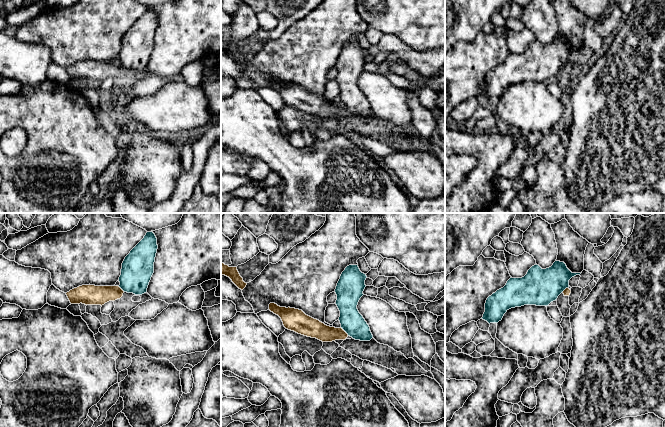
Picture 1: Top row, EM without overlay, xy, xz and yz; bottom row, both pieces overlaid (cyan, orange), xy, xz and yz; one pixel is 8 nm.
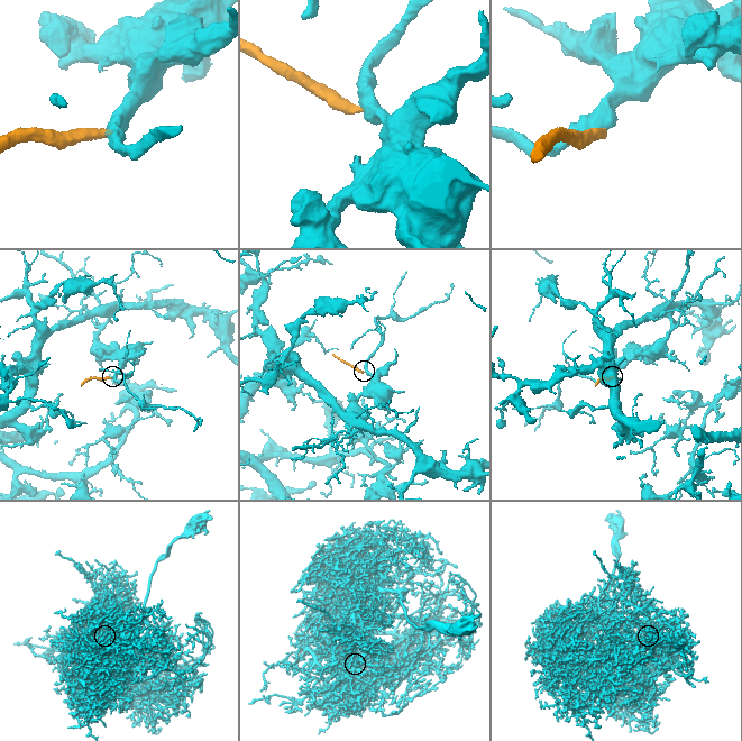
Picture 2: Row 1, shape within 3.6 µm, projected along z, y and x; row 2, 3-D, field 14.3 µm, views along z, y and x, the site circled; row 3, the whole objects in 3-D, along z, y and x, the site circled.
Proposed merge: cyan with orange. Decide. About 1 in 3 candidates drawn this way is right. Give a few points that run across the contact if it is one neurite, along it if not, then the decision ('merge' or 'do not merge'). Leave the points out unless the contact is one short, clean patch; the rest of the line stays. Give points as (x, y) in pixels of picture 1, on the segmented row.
line xz (341, 327), (348, 335); do not merge

